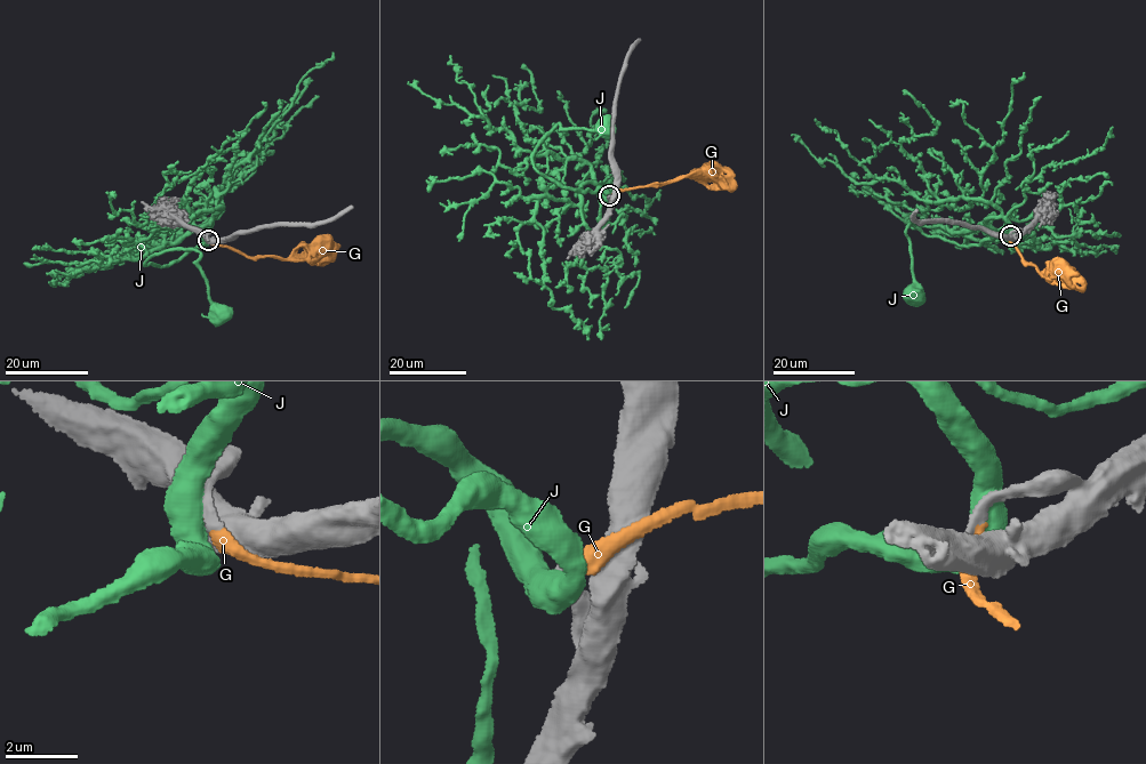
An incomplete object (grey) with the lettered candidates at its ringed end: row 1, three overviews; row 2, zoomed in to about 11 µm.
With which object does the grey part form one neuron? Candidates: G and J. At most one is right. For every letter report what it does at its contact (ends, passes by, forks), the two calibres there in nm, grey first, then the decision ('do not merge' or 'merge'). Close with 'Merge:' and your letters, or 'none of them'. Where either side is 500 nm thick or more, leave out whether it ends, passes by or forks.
G: it ends there; 320 nm thick on the grey side, 320 nm on the other; merge
J: it forks there; 360 nm thick on the grey side, 440 nm on the other; do not merge
Merge: G

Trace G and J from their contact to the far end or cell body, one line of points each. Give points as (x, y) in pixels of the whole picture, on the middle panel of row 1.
G: (609, 195), (628, 189), (671, 183), (697, 175), (702, 168), (713, 167)
J: (607, 196), (601, 190), (563, 189), (539, 174), (533, 161), (536, 147), (558, 123), (588, 130), (607, 127)

